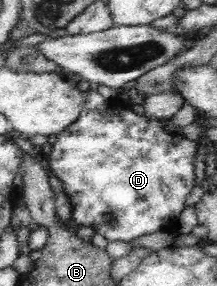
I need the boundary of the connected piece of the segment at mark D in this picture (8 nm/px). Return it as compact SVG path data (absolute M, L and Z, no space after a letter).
M88 89L82 93L82 113L67 129L63 129L55 135L48 136L48 142L51 143L51 153L49 153L49 169L51 169L51 175L55 175L61 180L63 184L64 194L70 200L72 205L72 218L75 220L75 225L79 227L93 227L94 233L103 235L108 242L123 241L131 242L134 239L141 237L142 235L149 235L149 233L155 233L155 231L172 229L179 218L179 214L185 209L185 199L191 189L195 187L195 155L196 151L201 145L201 139L189 140L183 135L176 135L165 129L161 122L157 118L151 118L149 116L139 116L135 114L130 107L123 106L113 107L107 101L105 97L102 97L97 90Z

